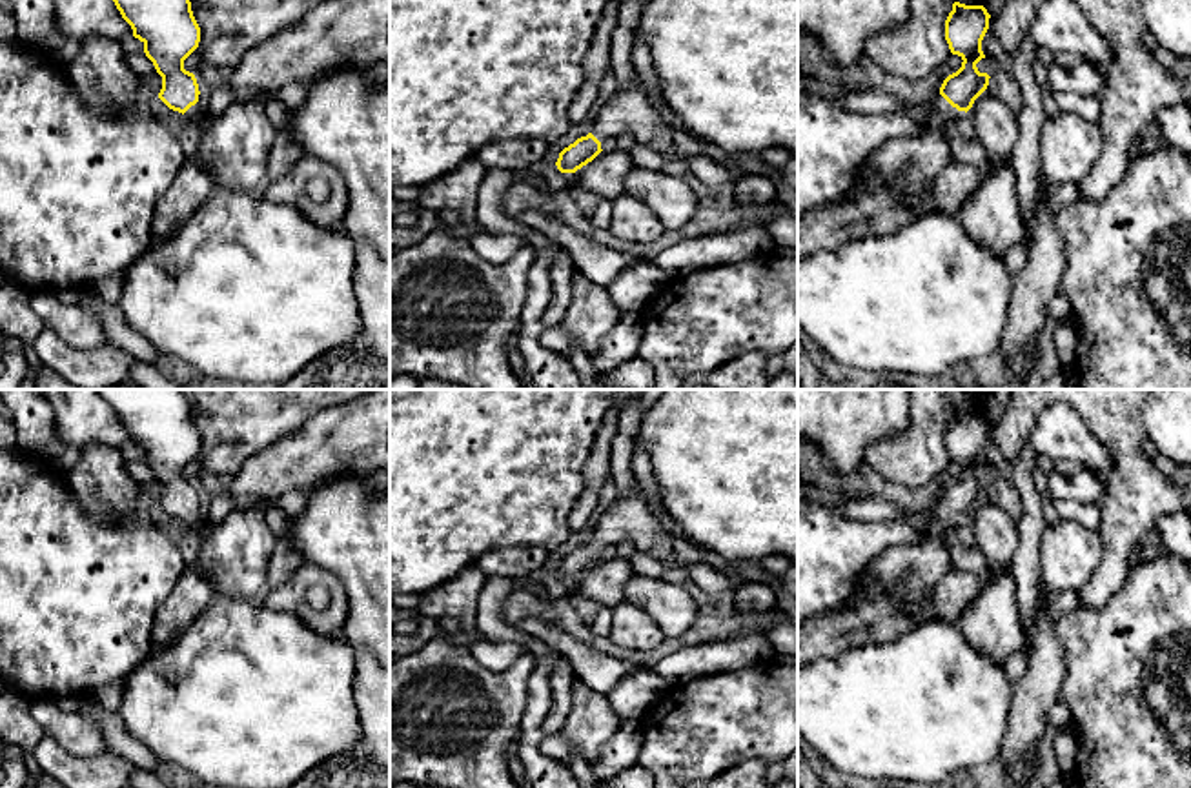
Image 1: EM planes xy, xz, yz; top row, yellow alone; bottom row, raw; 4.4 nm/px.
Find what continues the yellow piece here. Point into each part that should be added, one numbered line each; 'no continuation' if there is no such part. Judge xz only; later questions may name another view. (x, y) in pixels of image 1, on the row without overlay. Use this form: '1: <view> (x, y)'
1: xz (631, 517)

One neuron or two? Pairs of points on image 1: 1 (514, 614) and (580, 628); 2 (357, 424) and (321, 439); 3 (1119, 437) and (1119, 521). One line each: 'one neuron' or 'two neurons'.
1: one neuron
2: one neuron
3: one neuron

